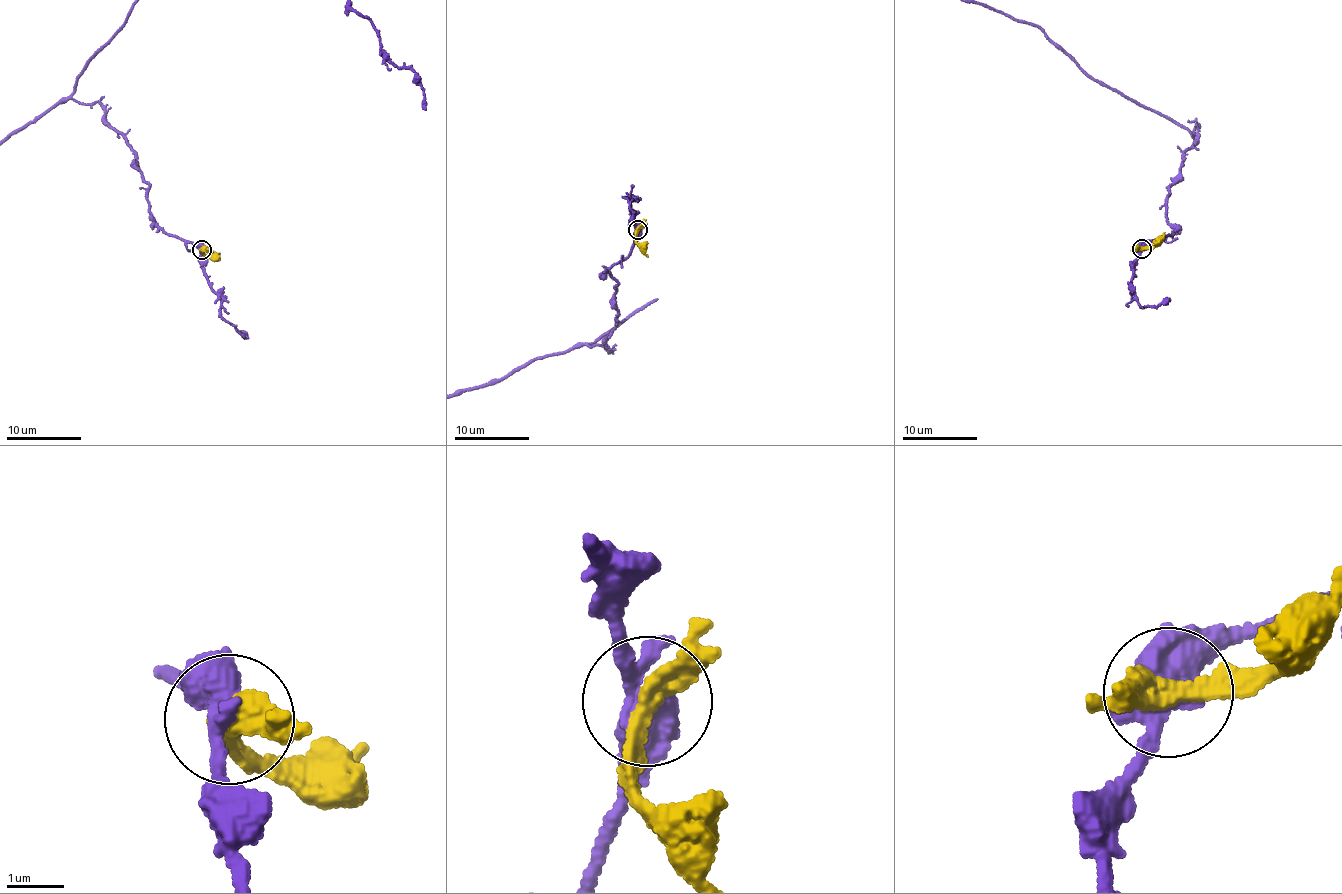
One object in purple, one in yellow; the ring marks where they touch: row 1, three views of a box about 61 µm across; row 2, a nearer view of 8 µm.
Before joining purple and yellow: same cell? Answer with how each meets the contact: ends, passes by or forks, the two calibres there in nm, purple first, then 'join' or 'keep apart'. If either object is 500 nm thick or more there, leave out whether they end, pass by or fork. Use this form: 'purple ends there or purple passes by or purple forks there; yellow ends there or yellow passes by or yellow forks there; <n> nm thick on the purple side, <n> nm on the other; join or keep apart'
purple passes by; yellow passes by; 400 nm thick on the purple side, 320 nm on the other; keep apart

